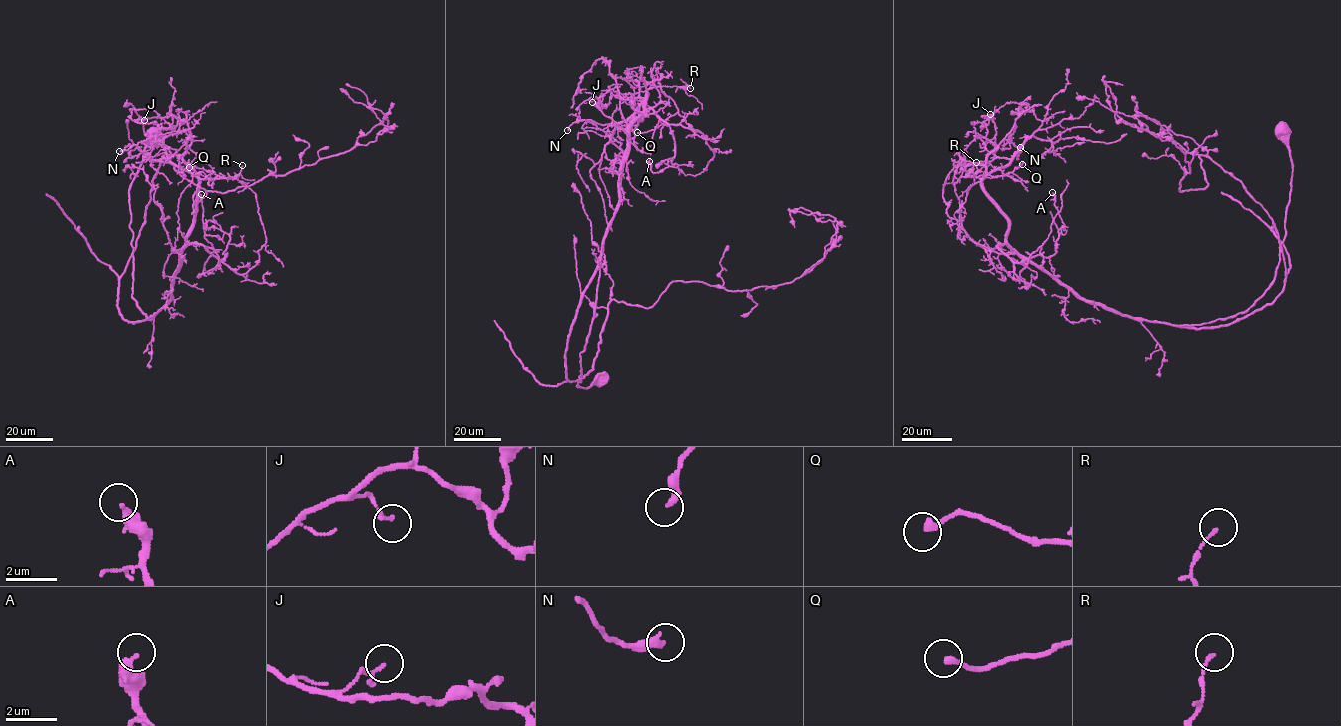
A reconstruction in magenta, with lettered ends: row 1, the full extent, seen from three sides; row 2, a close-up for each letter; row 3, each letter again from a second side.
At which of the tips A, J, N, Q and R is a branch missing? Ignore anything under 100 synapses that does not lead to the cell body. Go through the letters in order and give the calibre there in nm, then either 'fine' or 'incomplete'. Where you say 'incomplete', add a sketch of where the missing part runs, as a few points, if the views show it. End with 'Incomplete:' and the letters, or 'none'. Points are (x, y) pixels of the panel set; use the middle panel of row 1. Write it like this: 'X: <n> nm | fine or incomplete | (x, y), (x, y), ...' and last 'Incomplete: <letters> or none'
A: 360 nm | fine
J: 120 nm | fine
N: 320 nm | fine
Q: 260 nm | fine
R: 100 nm | fine
Incomplete: none

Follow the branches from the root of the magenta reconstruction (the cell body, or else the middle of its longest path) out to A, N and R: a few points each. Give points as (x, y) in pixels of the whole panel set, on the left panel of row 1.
A: (150, 132), (129, 191), (132, 297), (149, 319), (189, 243), (227, 255), (201, 194)
N: (150, 132), (129, 205), (132, 297), (151, 319), (170, 299), (193, 224), (190, 132), (119, 151)
R: (150, 132), (129, 191), (132, 297), (149, 319), (170, 299), (198, 180), (236, 177), (242, 165)

